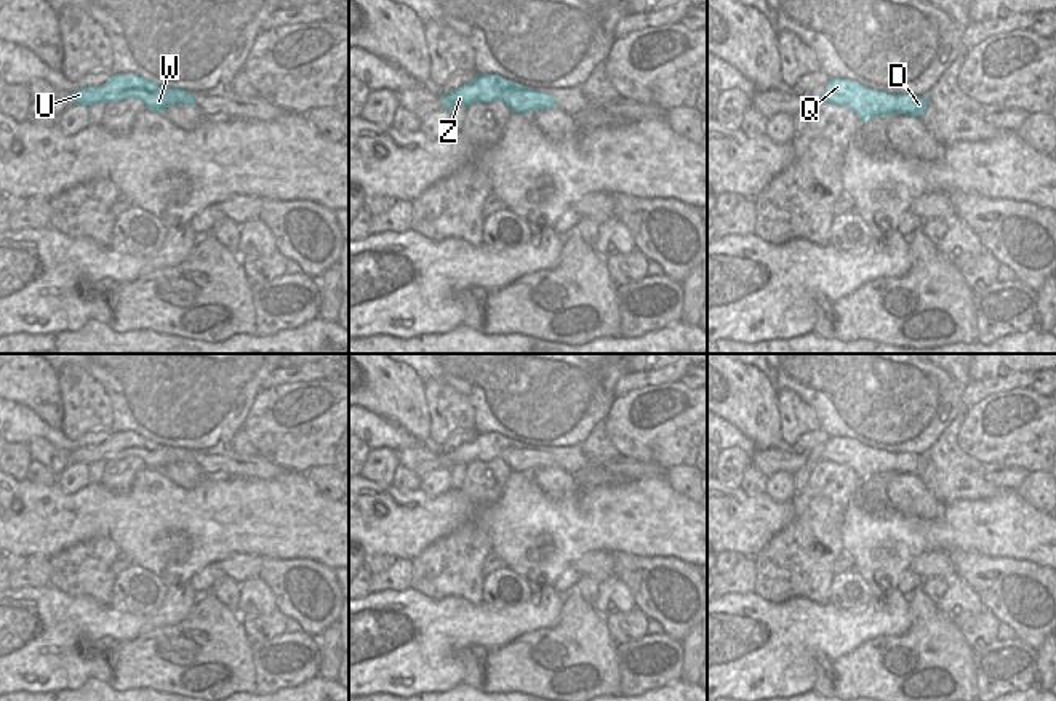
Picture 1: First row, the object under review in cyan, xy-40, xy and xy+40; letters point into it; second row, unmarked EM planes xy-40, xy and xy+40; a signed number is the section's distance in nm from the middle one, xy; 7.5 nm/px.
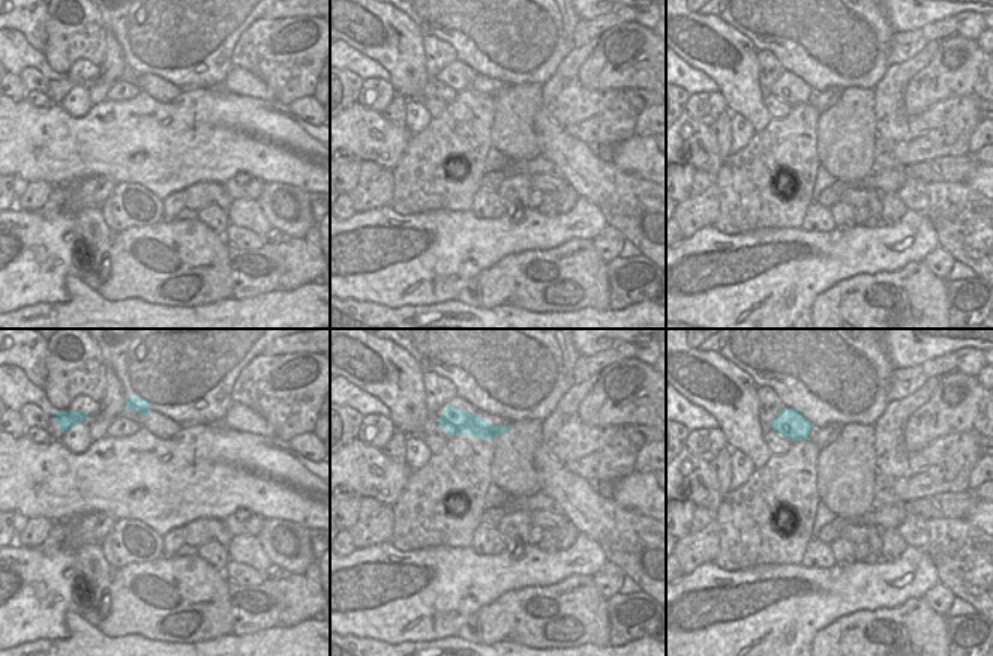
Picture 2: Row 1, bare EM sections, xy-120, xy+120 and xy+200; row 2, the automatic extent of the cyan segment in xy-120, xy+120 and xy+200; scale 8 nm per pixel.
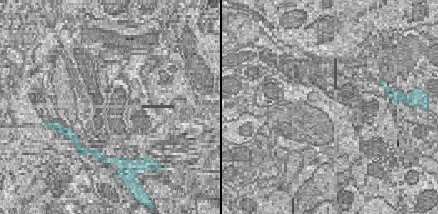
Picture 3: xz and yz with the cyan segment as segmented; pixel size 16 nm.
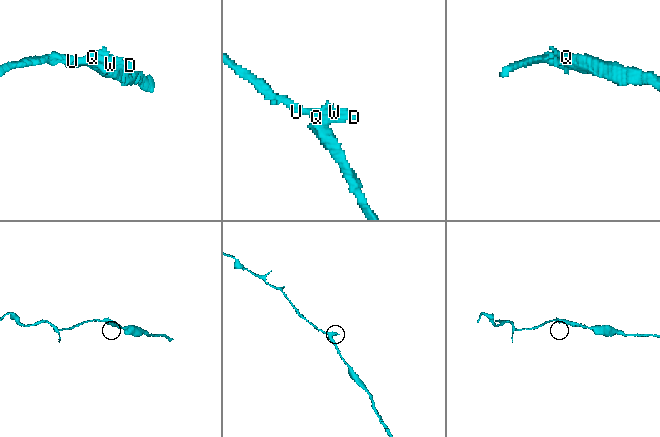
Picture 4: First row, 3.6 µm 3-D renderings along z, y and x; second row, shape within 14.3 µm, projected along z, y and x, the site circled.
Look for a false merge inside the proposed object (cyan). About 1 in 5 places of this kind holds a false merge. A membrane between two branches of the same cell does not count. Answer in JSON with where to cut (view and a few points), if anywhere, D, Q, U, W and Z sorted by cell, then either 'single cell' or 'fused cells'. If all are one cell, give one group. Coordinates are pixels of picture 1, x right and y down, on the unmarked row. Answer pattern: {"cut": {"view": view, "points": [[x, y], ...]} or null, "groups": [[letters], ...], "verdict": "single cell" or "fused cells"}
{"cut": {"view": "xy+40", "points": [[877, 453], [868, 458], [853, 458], [847, 464]]}, "groups": [["D", "U", "W", "Z"], ["Q"]], "verdict": "fused cells"}

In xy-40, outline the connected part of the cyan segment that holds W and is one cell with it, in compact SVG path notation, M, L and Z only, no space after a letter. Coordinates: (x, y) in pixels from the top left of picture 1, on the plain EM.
M160 447L154 451L142 453L142 459L146 463L146 467L162 471L163 467L178 461L186 461L192 464L194 455L189 450L179 447Z

